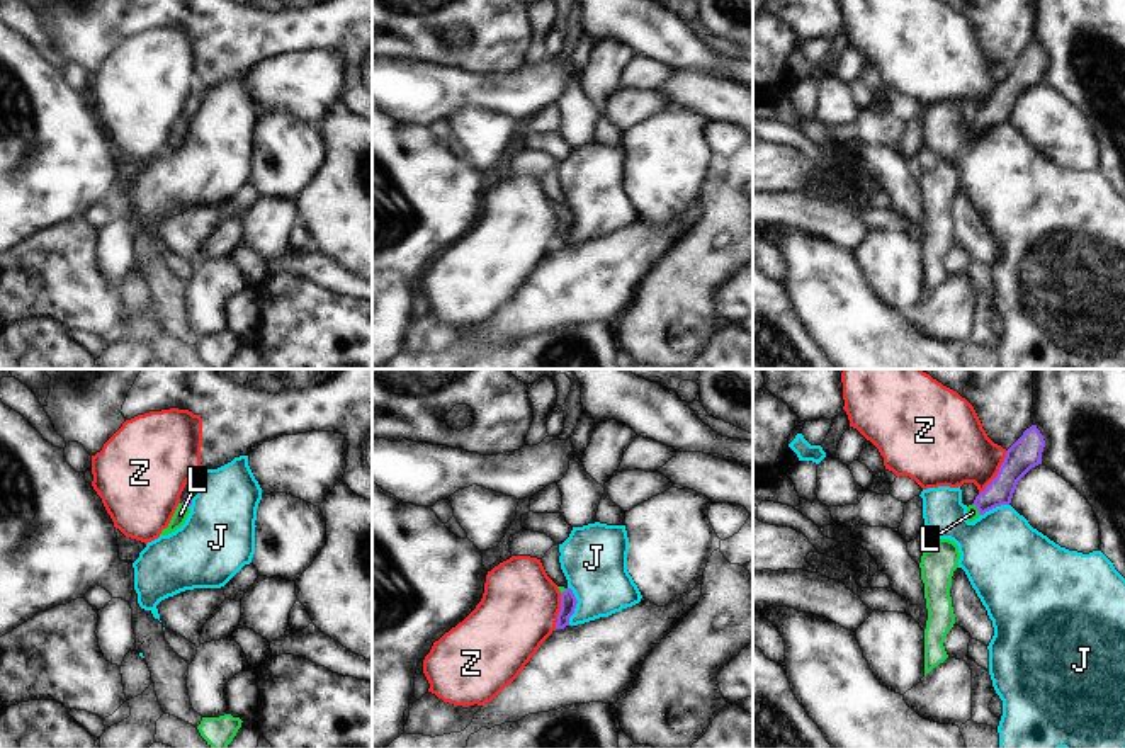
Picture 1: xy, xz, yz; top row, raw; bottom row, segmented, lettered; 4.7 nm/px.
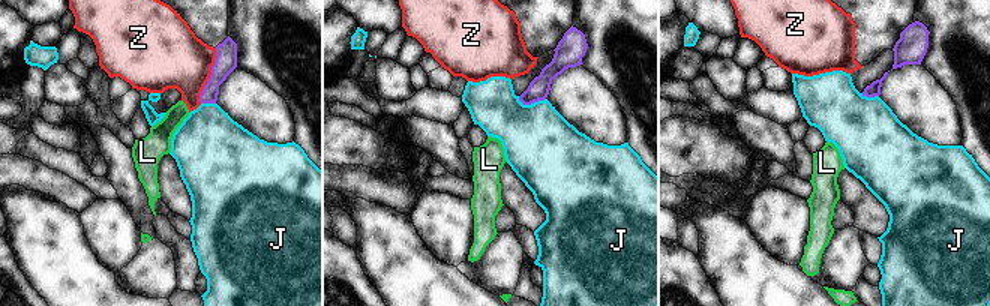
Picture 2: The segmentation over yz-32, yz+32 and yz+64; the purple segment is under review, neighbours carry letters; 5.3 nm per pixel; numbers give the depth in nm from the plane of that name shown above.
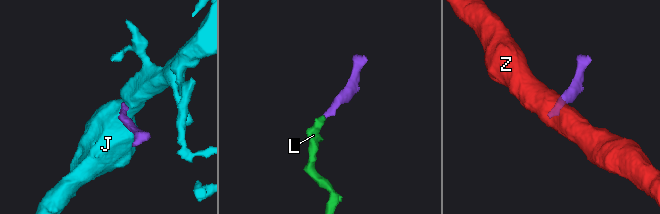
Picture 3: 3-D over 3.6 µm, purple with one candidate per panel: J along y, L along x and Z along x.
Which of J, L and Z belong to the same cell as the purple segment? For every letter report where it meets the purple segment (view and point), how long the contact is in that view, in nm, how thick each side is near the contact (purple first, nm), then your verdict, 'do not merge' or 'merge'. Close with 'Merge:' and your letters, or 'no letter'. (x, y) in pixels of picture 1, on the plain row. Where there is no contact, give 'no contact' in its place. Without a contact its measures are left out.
J: xz (575, 225) | 180 nm | 80/320 nm | do not merge
L: yz (978, 128) | 70 nm | 130/60 nm | merge
Z: yz (998, 92) | 240 nm | 150/340 nm | do not merge
Merge: L

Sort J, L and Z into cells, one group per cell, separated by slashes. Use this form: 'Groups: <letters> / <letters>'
Groups: J / L / Z

